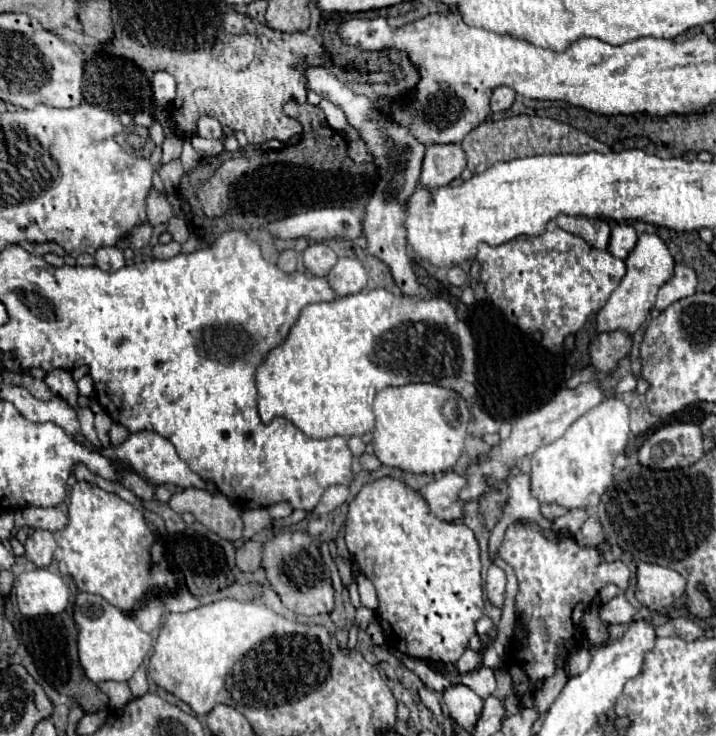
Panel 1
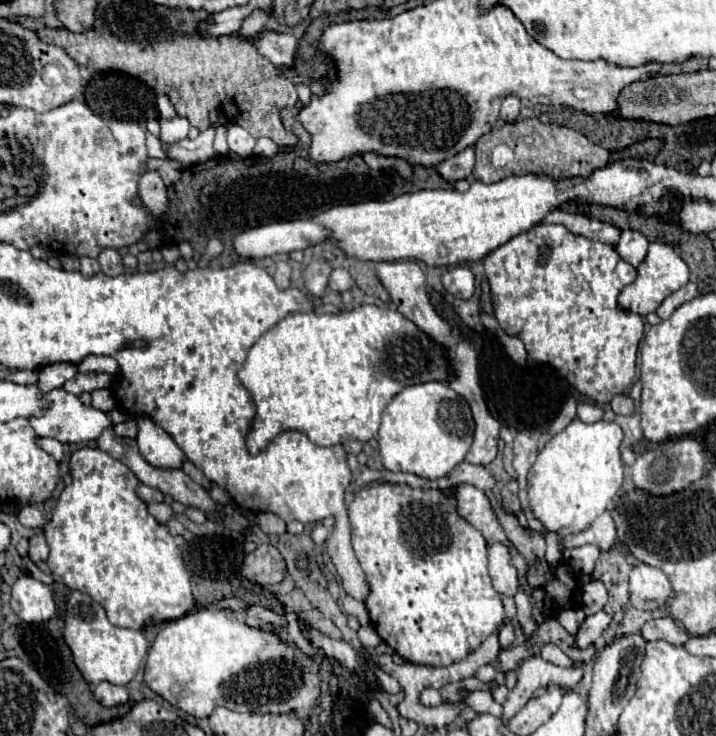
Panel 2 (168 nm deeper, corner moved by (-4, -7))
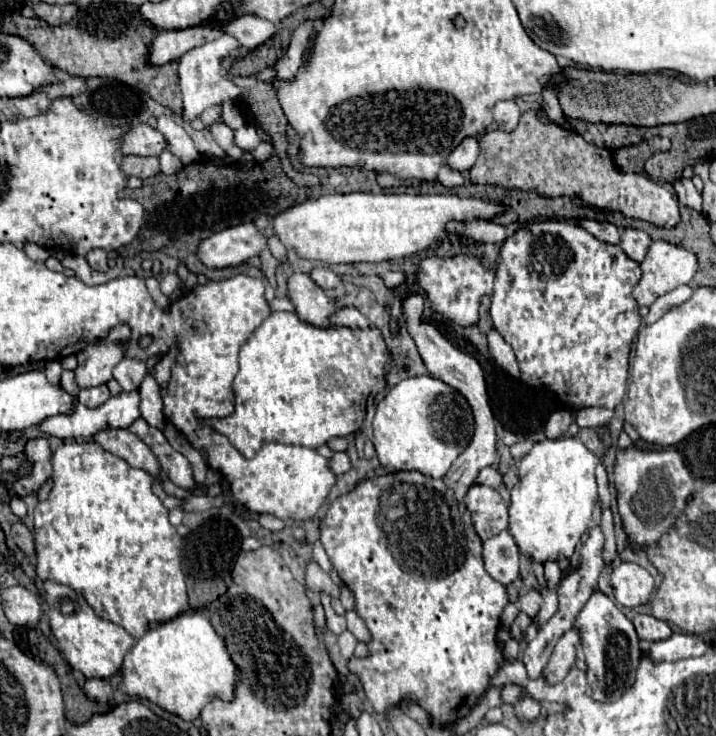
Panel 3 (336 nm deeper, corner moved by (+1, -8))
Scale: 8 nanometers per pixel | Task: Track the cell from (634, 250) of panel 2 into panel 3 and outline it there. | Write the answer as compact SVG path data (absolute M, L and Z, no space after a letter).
M623 229L621 233L621 249L631 257L633 261L643 261L647 249L651 247L651 237L645 231L639 229Z

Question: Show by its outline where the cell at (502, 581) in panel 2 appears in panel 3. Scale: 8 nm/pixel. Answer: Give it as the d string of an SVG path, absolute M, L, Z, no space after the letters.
M509 531L483 541L483 561L489 575L503 585L519 577L519 551Z

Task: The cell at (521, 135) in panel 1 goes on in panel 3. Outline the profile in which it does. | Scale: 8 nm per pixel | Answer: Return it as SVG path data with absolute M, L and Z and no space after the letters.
M527 111L521 115L521 121L515 131L489 131L481 137L481 155L477 163L471 169L471 183L485 183L485 185L499 185L505 189L523 189L523 191L535 191L543 197L579 197L591 207L599 209L611 209L621 211L627 217L649 221L657 227L675 227L679 217L679 205L673 199L673 195L661 185L651 181L647 175L639 173L621 173L613 161L613 155L609 149L595 147L587 143L579 133L563 129L555 123L543 123L537 117L537 111Z

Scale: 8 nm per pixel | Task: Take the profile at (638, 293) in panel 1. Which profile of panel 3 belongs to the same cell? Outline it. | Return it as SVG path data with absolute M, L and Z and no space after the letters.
M653 241L641 261L641 269L643 277L633 291L633 297L639 305L651 305L661 293L669 293L693 279L697 271L697 257L679 245Z

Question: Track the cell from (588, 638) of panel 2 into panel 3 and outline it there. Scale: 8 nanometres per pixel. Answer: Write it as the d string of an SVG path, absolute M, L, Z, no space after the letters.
M577 629L567 631L555 645L551 659L547 663L547 667L543 669L543 679L551 685L561 683L565 679L565 675L569 673L569 669L575 663L575 645L579 643L579 633Z

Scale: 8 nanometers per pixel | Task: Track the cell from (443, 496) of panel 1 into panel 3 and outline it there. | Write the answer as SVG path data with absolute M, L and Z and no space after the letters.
M475 485L465 495L465 505L481 539L489 539L507 529L507 505L497 489Z

